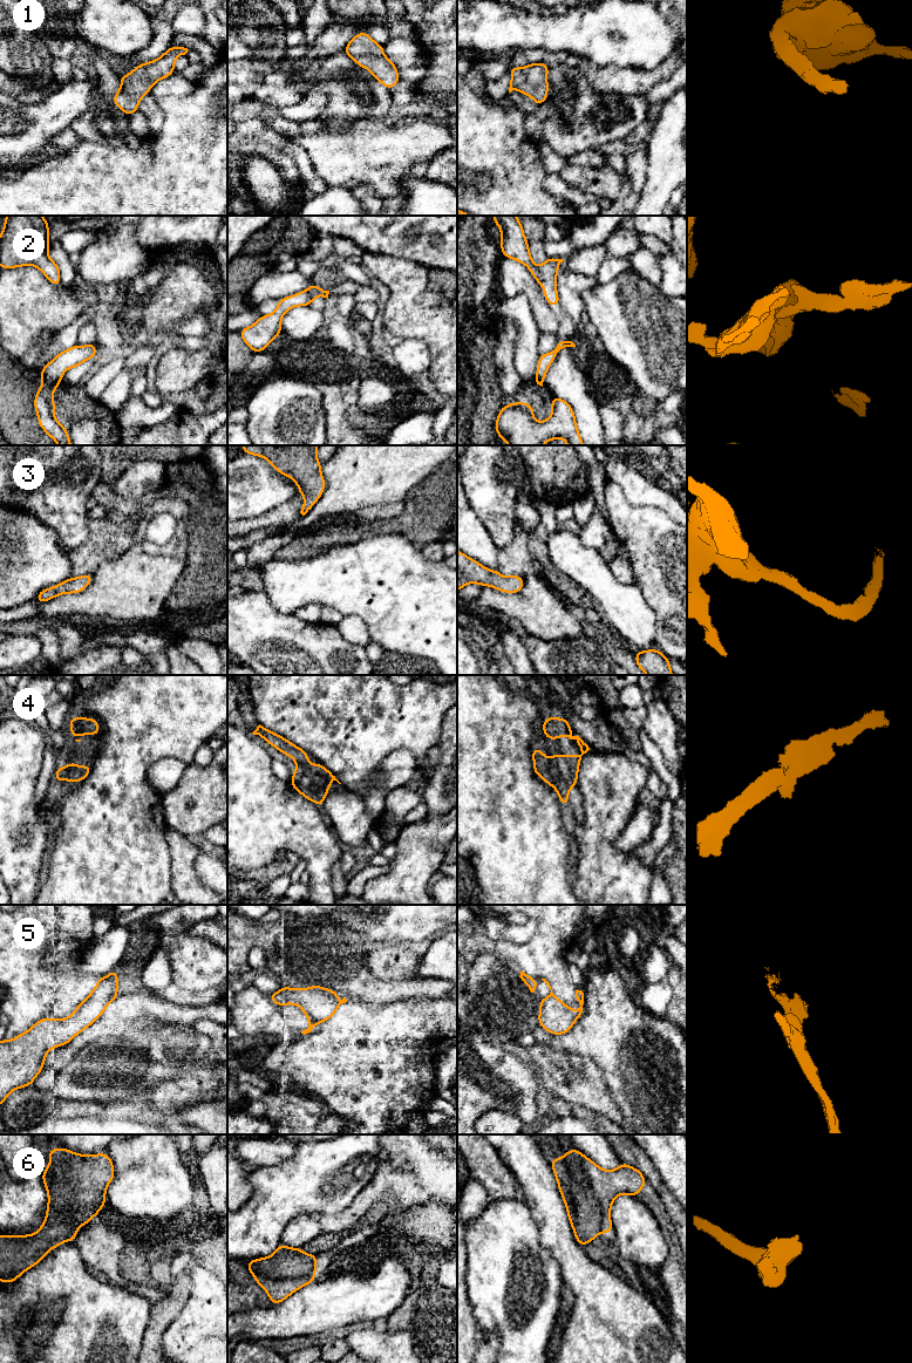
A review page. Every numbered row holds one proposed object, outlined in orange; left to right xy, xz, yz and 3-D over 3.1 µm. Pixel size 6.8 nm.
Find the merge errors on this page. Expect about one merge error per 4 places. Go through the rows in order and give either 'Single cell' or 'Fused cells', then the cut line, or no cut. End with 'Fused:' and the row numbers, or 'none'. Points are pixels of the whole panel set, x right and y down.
1: Single cell. No split
2: Single cell. No split
3: Single cell. No split
4: Single cell. No split
5: Single cell. No split
6: Fused cells. Split along yz (564, 1156), (576, 1211), (573, 1231), (597, 1234)
Fused: 6

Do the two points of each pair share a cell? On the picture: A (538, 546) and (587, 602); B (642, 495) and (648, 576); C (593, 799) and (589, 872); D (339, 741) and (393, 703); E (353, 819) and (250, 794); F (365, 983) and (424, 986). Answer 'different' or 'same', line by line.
A: same
B: different
C: same
D: same
E: different
F: same

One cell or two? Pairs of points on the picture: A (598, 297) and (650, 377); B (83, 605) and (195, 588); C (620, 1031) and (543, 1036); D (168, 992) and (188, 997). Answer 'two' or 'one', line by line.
A: one
B: two
C: one
D: one

